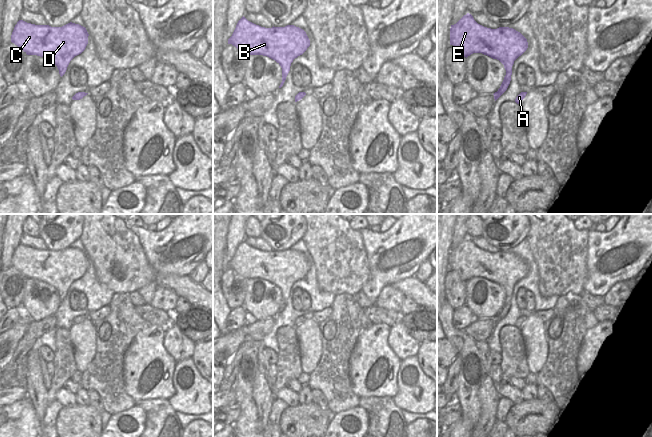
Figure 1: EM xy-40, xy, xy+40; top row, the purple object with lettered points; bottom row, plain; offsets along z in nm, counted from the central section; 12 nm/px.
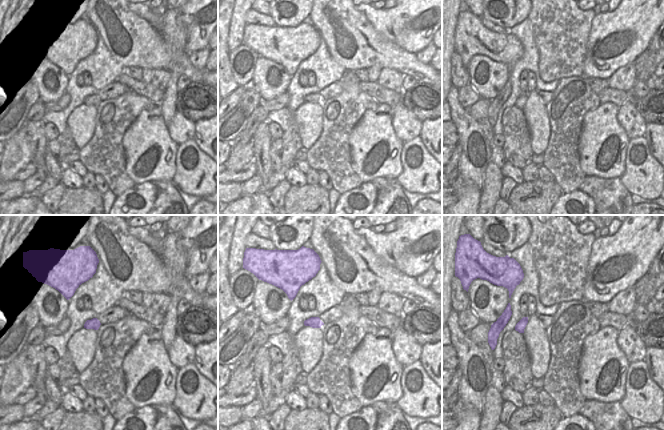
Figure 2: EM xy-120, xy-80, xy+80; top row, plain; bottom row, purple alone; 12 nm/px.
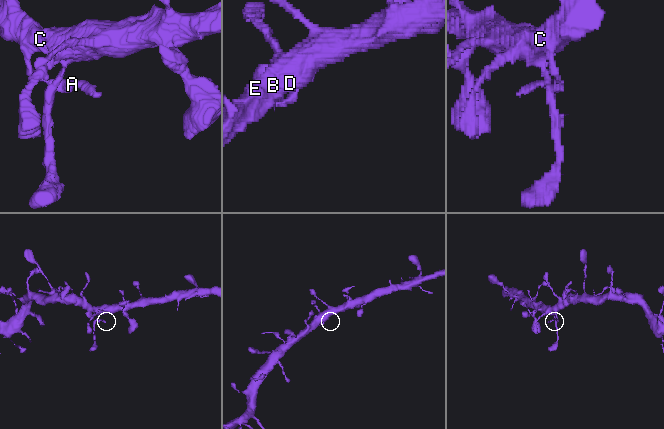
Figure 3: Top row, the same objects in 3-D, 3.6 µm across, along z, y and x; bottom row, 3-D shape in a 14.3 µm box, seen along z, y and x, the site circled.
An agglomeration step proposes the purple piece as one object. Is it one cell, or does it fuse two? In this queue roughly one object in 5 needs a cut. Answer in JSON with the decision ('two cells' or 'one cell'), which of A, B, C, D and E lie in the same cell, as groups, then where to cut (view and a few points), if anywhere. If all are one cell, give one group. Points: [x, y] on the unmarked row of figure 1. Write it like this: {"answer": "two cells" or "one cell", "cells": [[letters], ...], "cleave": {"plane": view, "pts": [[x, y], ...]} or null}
{"answer": "one cell", "cells": [["A", "B", "C", "D", "E"]], "cleave": null}

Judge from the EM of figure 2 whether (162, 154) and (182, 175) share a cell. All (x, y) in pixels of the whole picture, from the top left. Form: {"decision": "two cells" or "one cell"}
{"decision": "two cells"}

